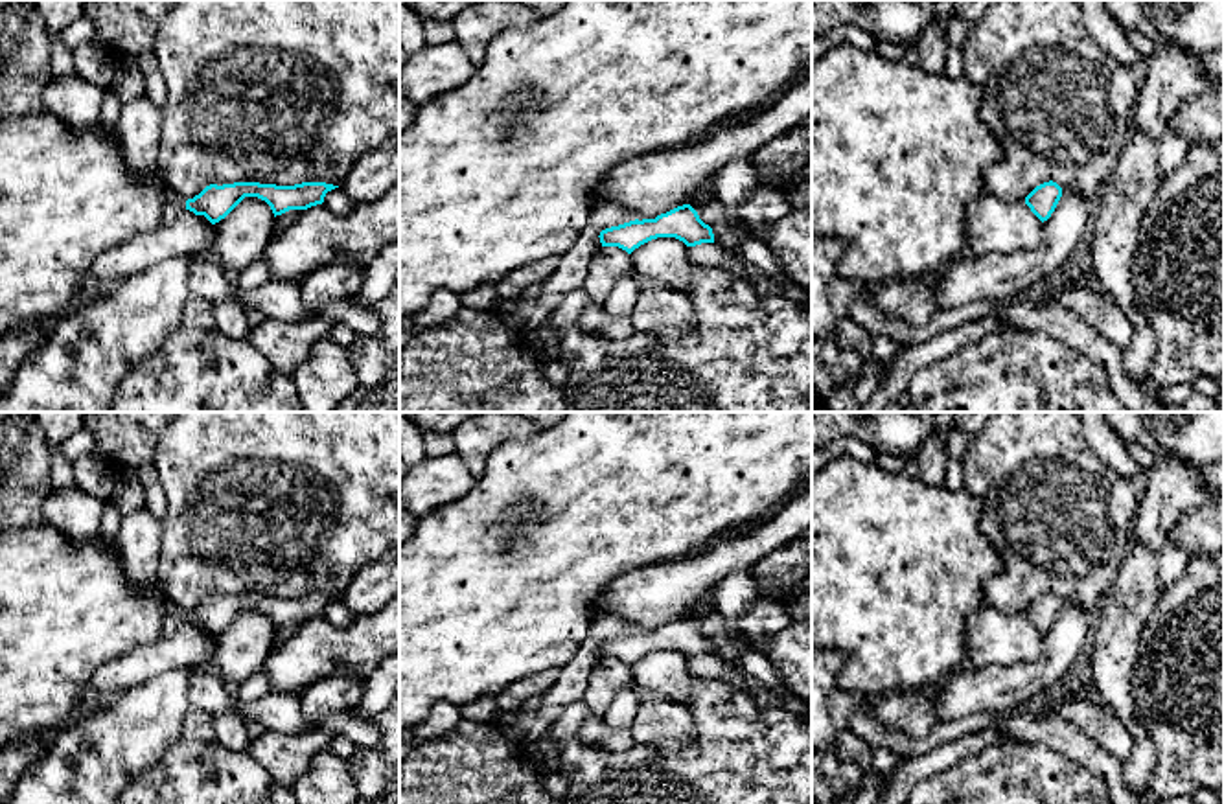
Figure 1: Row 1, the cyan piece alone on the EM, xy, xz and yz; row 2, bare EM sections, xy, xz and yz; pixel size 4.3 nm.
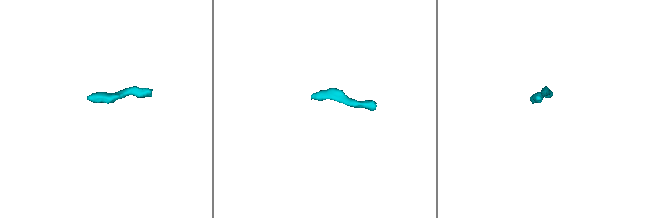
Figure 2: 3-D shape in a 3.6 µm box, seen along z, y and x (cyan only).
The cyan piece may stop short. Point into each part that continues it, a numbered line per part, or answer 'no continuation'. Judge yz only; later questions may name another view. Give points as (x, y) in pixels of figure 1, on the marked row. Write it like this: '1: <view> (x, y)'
no continuation

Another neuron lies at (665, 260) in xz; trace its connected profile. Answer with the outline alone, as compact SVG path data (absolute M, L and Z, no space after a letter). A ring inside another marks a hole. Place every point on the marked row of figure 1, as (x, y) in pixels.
M676 237L652 239L631 252L635 272L646 283L688 289L694 263L688 247Z

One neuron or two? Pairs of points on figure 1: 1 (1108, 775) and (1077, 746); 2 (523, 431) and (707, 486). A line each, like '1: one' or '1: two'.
1: one
2: two

